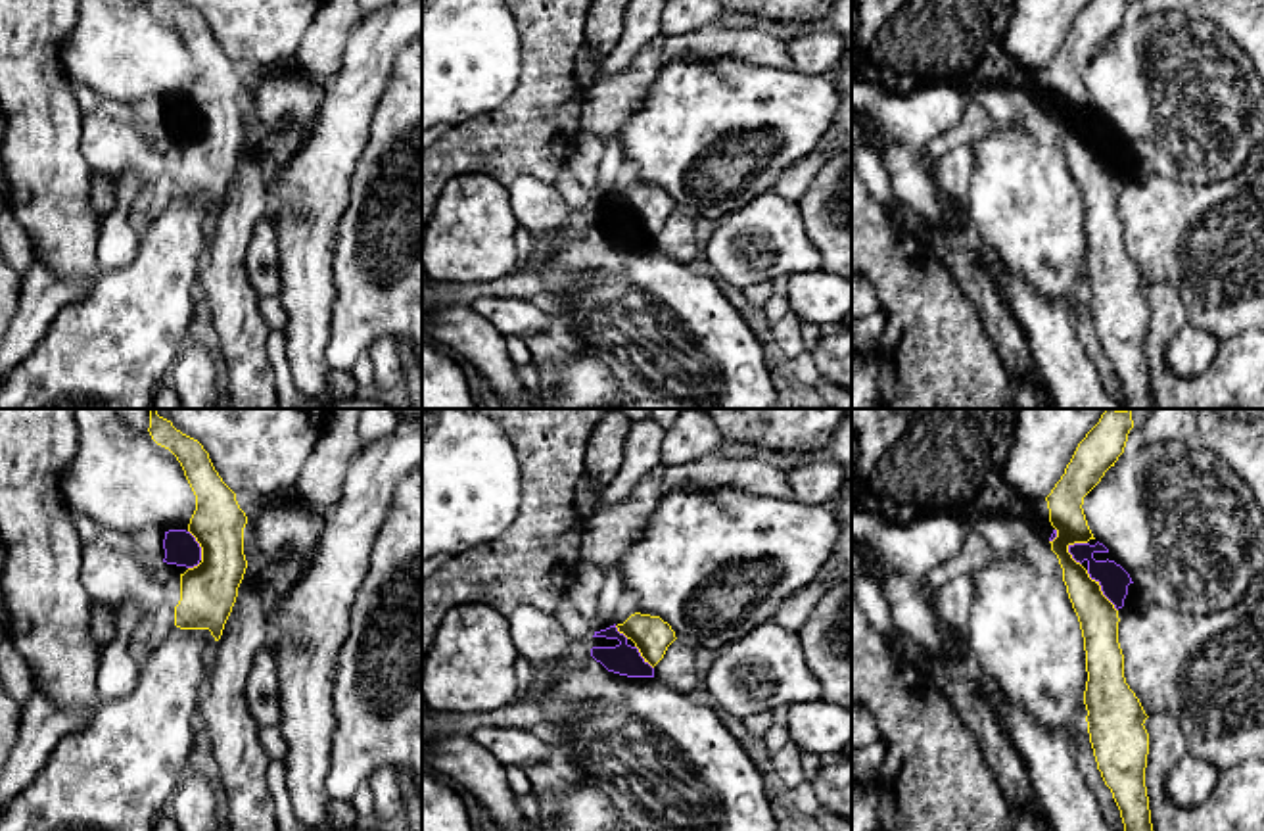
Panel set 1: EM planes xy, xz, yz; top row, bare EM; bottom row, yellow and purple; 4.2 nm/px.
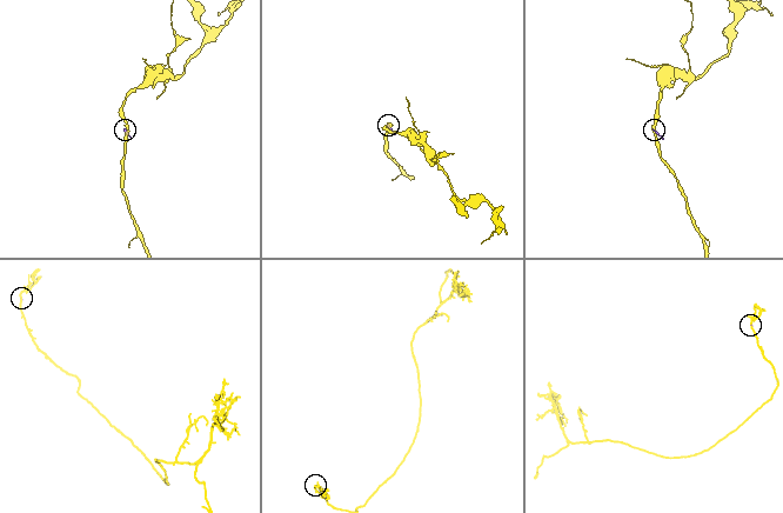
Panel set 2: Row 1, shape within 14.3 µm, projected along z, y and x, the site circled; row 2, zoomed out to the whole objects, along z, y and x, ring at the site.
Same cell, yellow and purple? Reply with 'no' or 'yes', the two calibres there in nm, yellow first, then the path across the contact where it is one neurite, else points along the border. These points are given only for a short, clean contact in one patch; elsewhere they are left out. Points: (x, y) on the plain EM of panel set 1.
no | 160/120 nm

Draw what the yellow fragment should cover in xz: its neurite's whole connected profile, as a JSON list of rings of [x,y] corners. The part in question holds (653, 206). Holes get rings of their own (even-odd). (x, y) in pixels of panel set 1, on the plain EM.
[[[631,184],[616,196],[620,203],[635,213],[644,232],[652,238],[664,228],[667,217],[677,209],[675,202],[660,186]]]

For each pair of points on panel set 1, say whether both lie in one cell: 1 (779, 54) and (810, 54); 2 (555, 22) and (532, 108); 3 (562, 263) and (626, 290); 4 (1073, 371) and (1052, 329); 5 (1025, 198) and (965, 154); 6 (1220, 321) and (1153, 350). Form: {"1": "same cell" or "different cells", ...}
{"1": "different cells", "2": "same cell", "3": "same cell", "4": "same cell", "5": "different cells", "6": "different cells"}

